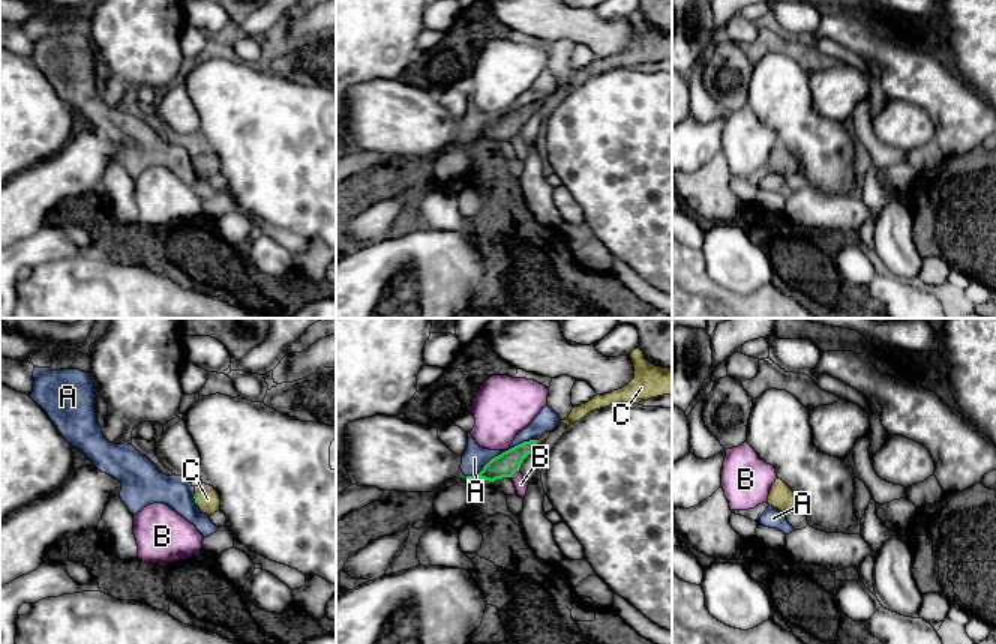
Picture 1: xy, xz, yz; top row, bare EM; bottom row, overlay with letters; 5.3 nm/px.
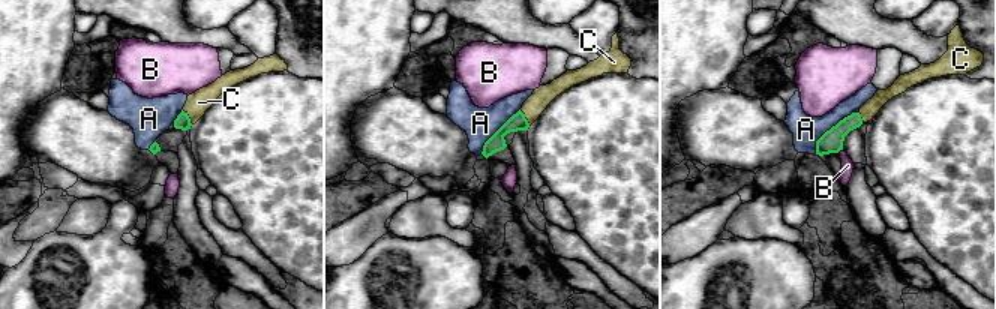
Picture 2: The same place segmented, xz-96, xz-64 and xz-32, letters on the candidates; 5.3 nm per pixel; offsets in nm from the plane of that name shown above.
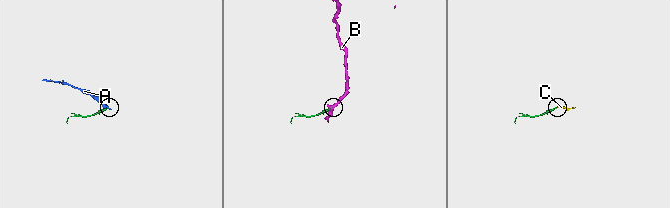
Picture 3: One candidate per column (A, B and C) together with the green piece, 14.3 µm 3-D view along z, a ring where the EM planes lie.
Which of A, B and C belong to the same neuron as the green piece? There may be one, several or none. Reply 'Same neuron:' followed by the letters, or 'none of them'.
Same neuron: C

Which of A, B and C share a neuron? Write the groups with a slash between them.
A / B / C

